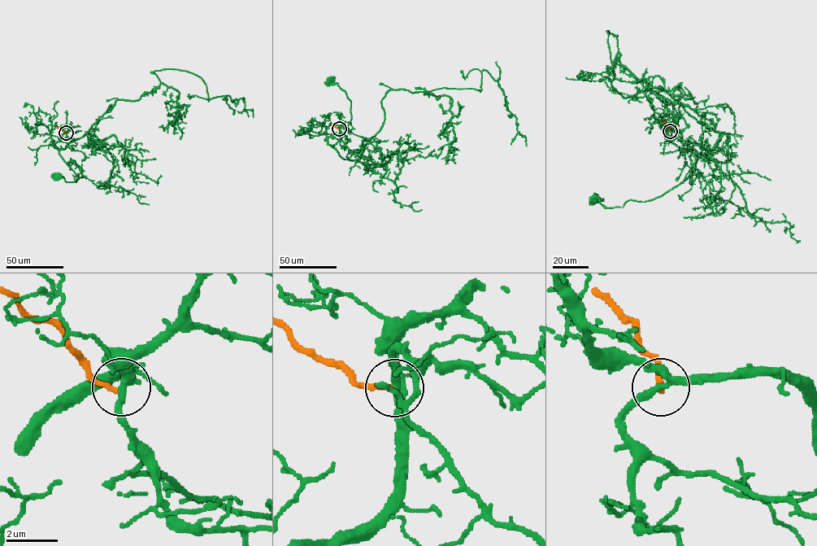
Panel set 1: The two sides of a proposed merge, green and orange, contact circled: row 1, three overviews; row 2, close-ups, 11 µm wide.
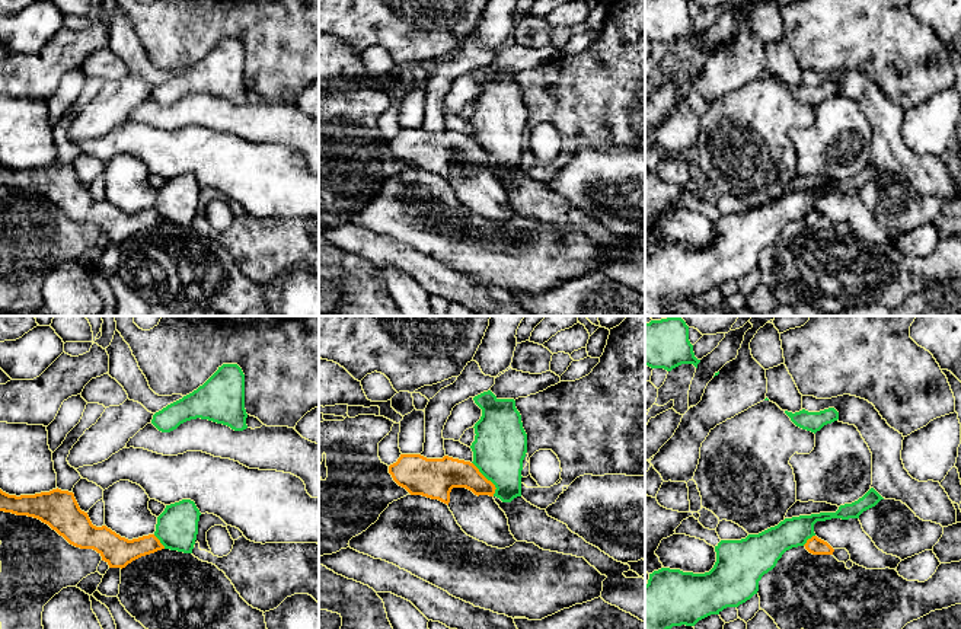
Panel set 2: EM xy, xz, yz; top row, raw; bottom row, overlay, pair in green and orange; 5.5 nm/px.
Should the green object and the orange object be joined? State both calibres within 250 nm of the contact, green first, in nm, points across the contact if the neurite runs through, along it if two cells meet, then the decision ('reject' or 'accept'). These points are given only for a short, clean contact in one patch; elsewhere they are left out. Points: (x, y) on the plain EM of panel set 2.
300/180 nm | along xz (472, 136), (494, 159), (494, 169) | reject

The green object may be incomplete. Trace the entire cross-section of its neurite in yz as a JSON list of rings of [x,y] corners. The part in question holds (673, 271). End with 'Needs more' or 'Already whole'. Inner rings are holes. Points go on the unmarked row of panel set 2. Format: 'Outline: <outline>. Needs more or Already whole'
Outline: [[[874,162],[836,186],[785,192],[778,199],[741,214],[721,214],[709,246],[693,248],[661,242],[645,259],[645,316],[660,316],[673,300],[695,300],[699,294],[738,281],[759,265],[759,255],[782,229],[815,210],[814,198],[831,192],[859,192],[884,173]]]. Already whole

